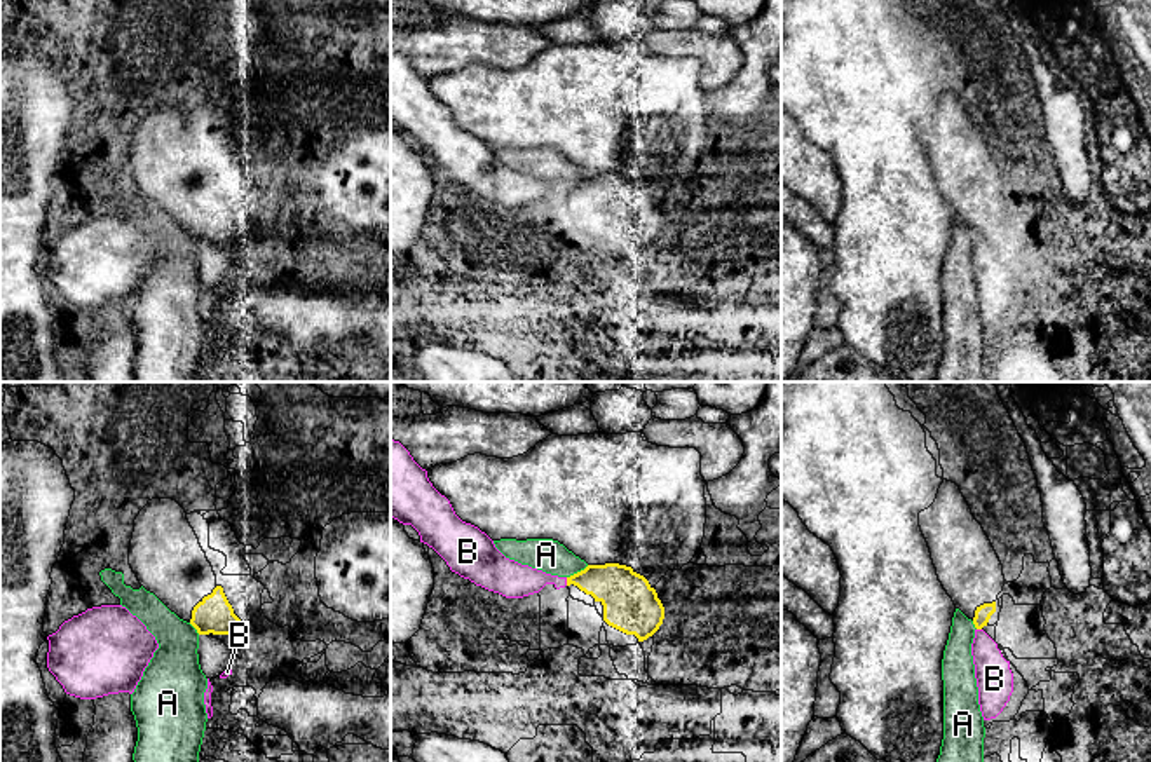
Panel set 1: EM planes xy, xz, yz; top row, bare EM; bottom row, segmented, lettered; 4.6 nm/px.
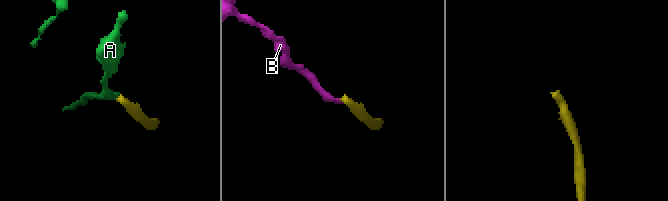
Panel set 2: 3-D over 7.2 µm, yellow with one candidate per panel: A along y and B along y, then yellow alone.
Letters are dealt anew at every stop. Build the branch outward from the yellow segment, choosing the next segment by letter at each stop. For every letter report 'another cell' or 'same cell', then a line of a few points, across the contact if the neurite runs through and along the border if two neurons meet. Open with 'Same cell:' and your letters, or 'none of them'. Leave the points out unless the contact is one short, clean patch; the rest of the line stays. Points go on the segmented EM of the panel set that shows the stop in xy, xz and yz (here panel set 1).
Same cell: none of them
A: another cell; line xz (588, 565), (567, 578)
B: another cell; line xz (565, 578), (567, 585)

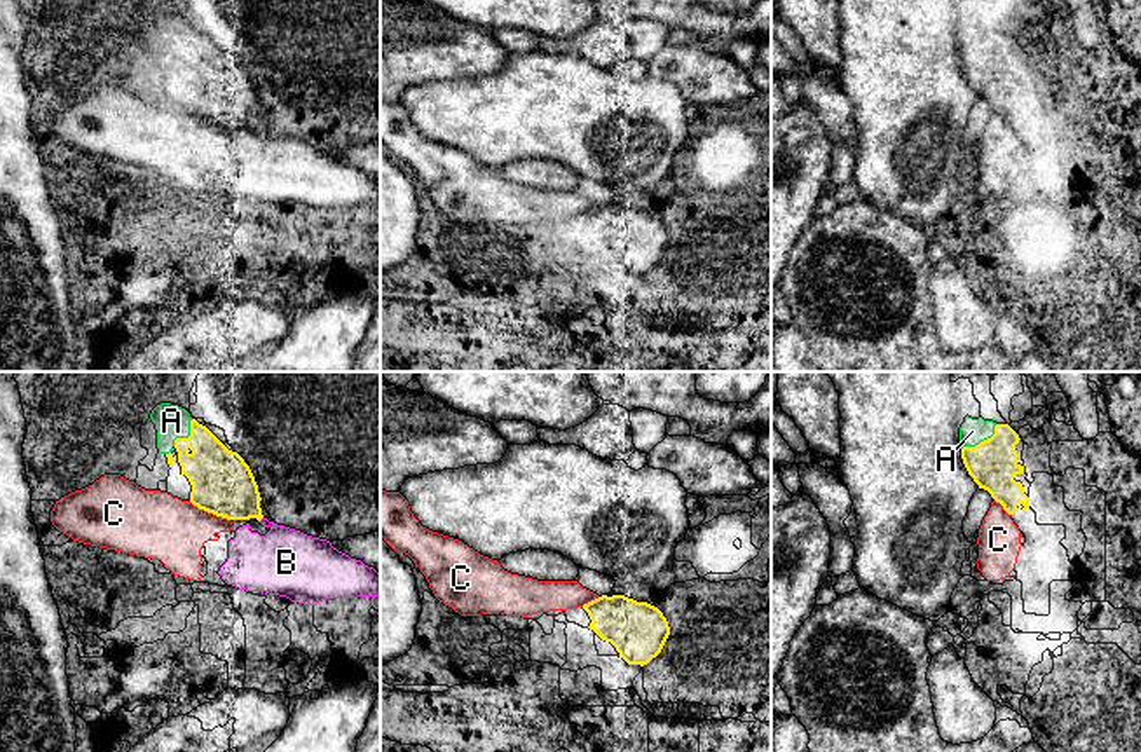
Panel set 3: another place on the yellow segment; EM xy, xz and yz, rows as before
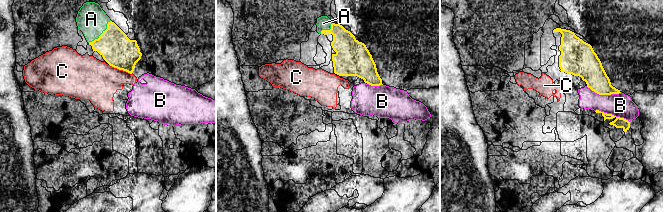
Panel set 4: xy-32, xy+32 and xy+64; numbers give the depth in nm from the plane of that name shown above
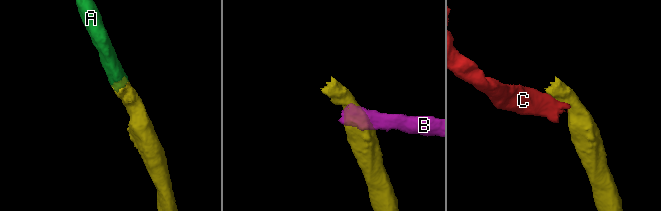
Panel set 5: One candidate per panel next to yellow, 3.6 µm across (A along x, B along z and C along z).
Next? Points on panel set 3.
Same cell: A
A: same cell; line yz (993, 463), (981, 442), (972, 431)
B: another cell; line xy (262, 517), (259, 520)
C: another cell; line xy (189, 501), (229, 520)

